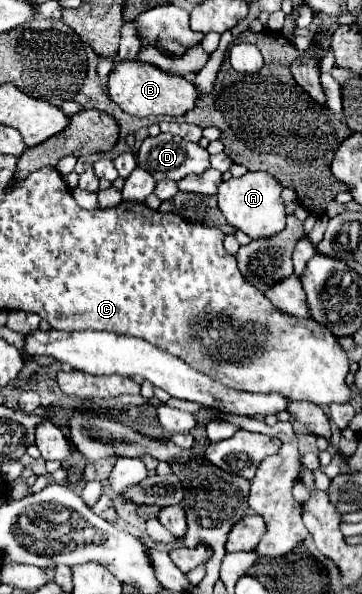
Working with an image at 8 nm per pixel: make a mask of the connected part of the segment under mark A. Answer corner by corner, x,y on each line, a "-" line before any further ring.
247,171
243,177
221,181
217,197
219,197
219,209
225,215
227,223
235,229
241,229
251,239
259,237
271,237
285,229
285,205
281,199
283,187
275,177
271,177
265,171

